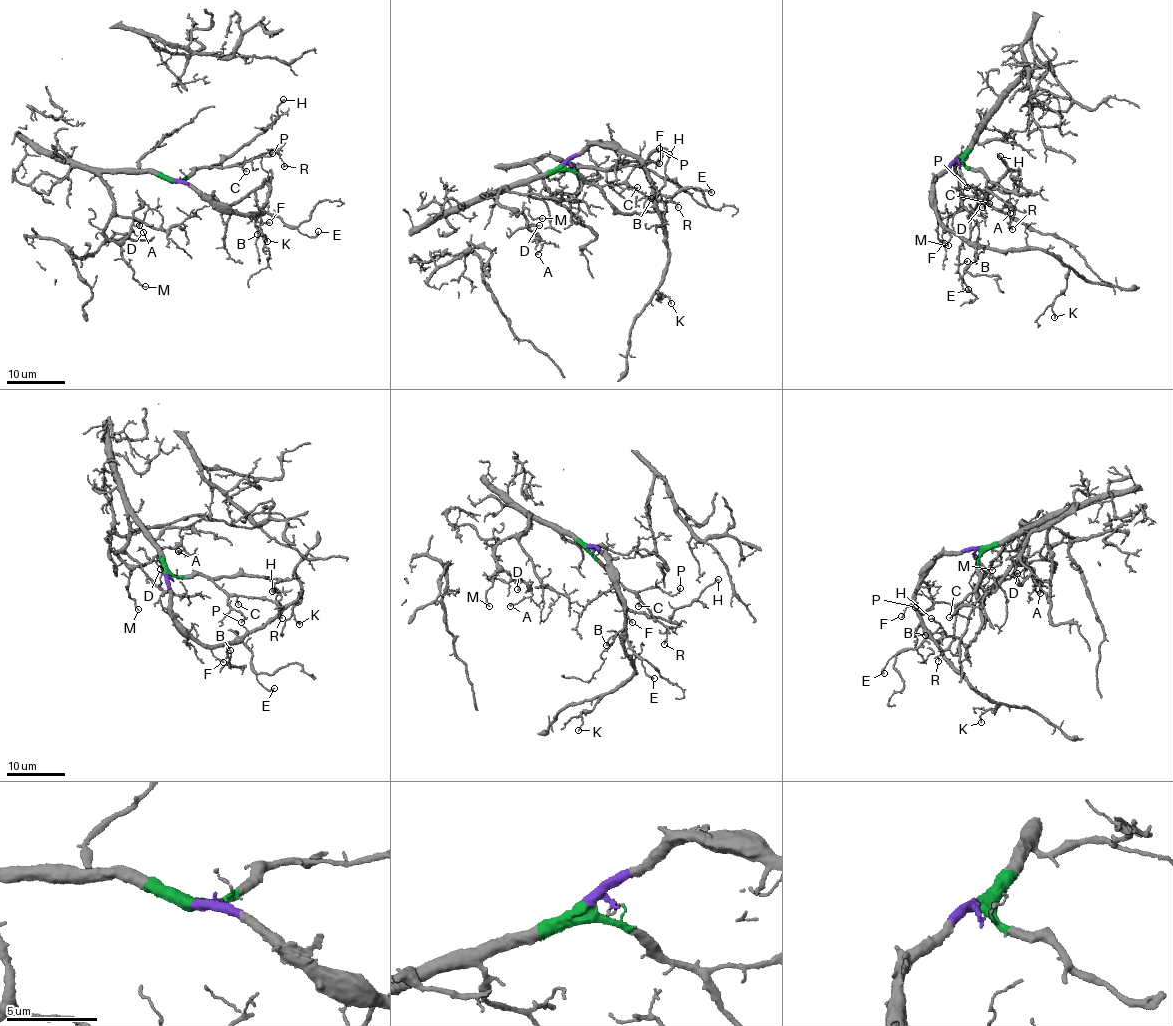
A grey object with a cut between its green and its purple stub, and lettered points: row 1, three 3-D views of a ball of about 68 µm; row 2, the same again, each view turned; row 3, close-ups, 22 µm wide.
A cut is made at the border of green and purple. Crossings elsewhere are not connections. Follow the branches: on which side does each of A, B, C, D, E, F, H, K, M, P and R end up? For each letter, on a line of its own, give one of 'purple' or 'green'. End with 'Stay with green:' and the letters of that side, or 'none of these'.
A: green
B: purple
C: green
D: green
E: purple
F: purple
H: green
K: purple
M: green
P: green
R: green
Stay with green: A, C, D, H, M, P, R

